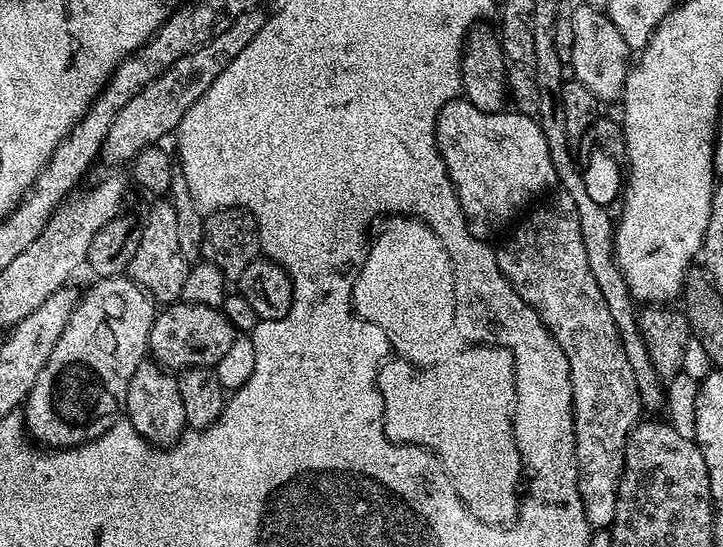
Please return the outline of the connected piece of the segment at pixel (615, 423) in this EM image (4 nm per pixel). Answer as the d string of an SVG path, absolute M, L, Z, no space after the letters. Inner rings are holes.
M562 190L557 191L557 196L551 196L540 202L545 204L537 203L519 221L521 224L517 223L503 237L505 240L501 242L500 248L498 244L495 249L496 261L510 286L514 286L514 290L522 298L522 302L529 304L540 315L558 346L562 346L562 354L566 354L566 362L570 364L576 469L580 475L580 493L584 499L589 524L596 530L608 530L616 517L616 505L622 500L624 447L628 435L642 416L640 395L634 386L634 370L630 370L630 362L626 362L626 354L622 350L620 331L614 326L614 318L610 318L606 298L602 298L602 290L598 290L594 274L590 274L590 266L586 262L586 246L582 246L582 226L578 226L578 210L574 210L574 198L570 198L570 194Z

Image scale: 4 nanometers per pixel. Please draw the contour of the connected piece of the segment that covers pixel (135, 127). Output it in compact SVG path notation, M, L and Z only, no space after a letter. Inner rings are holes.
M253 10L238 14L232 25L220 28L216 36L206 42L206 46L194 50L186 58L178 58L170 70L134 94L134 98L130 98L130 102L118 110L114 126L110 126L102 149L102 160L108 164L120 164L123 160L124 163L128 162L141 149L159 145L163 136L171 137L179 128L182 118L186 118L186 110L190 110L190 106L194 106L194 102L198 102L198 98L210 90L214 78L218 78L218 74L222 74L222 70L226 70L226 66L230 66L230 62L234 62L234 58L238 58L238 54L242 54L242 50L246 50L254 38L258 38L258 30L262 30L266 19L265 13L262 13Z

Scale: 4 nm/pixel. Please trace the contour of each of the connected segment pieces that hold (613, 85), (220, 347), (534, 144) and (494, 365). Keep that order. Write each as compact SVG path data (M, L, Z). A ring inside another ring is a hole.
M581 3L580 8L571 9L572 25L574 26L574 46L570 61L571 75L582 86L587 86L594 93L594 98L602 102L619 101L624 94L624 83L630 67L630 49L626 39L622 38L619 28L608 16L607 11L592 8Z
M177 302L157 311L148 339L148 352L151 359L165 370L215 369L219 360L224 360L231 354L236 339L236 327L220 308Z
M465 98L446 102L436 116L436 145L470 234L481 238L503 233L513 223L512 216L519 217L533 201L549 191L548 187L556 184L546 134L542 134L533 117L515 110L483 113Z
M481 342L461 348L464 348L461 352L445 360L425 363L425 368L411 364L408 358L385 359L376 373L376 385L384 403L384 432L396 444L417 444L428 449L452 479L456 493L474 518L487 524L508 526L517 519L522 499L520 451L512 433L512 406L516 399L514 358L510 350L497 344Z

